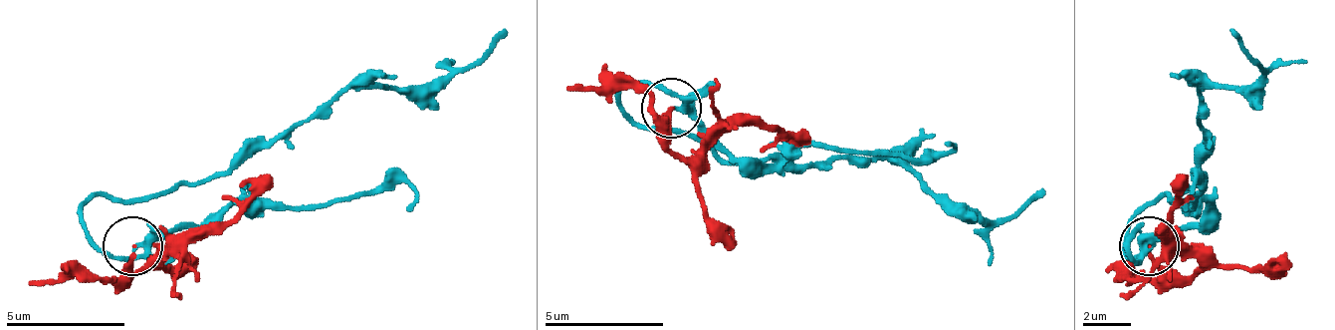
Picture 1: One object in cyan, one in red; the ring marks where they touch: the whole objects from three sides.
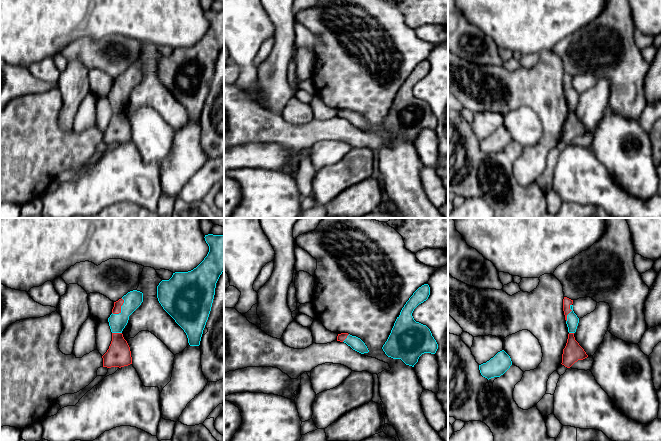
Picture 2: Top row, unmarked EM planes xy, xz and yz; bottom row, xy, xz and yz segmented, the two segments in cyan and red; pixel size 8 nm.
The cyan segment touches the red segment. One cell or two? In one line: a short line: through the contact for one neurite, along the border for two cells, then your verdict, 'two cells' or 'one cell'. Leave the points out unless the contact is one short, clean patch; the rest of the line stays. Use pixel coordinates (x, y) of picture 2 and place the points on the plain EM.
two cells

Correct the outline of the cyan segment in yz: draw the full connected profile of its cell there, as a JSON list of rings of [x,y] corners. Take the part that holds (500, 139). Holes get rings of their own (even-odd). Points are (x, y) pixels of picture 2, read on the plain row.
[[[502,126],[486,139],[479,141],[479,146],[481,151],[489,156],[503,151],[511,141],[510,132]]]

